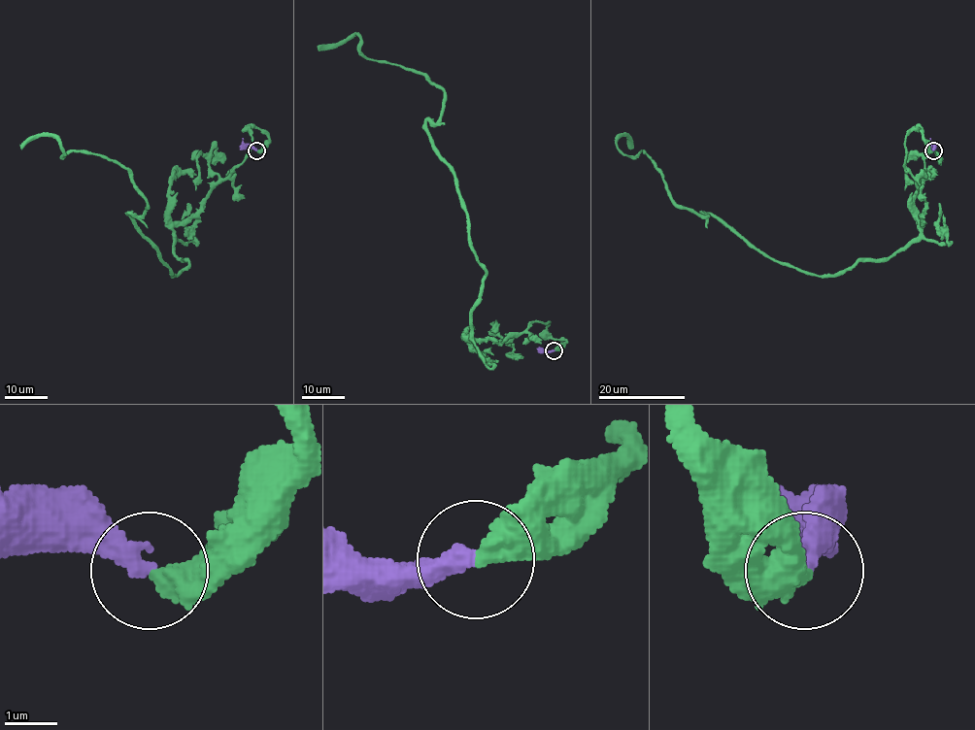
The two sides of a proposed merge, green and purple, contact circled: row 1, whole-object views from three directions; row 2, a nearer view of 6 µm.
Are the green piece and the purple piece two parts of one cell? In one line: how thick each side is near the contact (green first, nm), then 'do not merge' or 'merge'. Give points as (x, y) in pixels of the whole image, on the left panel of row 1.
460/400 nm | merge

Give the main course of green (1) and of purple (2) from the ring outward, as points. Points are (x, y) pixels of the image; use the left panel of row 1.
1: (256, 149), (254, 126), (173, 227), (188, 264), (172, 275), (124, 168), (52, 137), (20, 148)
2: (256, 149), (250, 149), (242, 138)

